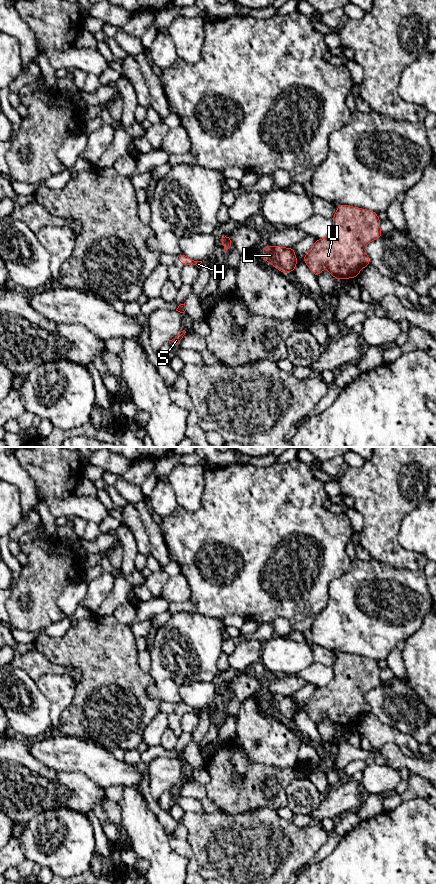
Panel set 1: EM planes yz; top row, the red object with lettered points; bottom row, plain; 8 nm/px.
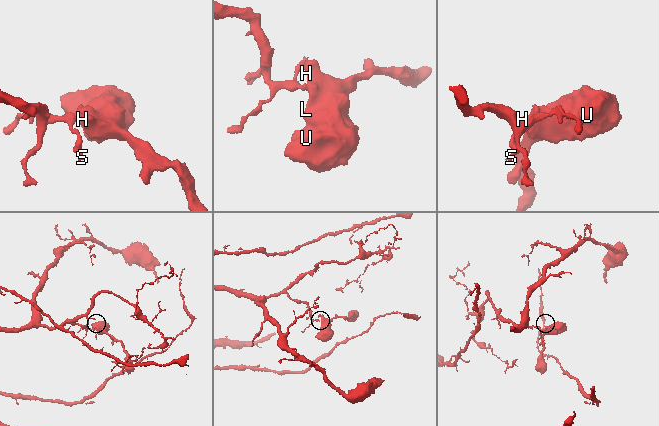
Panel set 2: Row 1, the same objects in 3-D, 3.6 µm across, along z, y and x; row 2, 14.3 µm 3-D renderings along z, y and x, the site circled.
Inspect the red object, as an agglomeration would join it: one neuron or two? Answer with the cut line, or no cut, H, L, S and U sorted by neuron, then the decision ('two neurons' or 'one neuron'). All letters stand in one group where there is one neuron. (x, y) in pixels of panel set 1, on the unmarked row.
cut in yz along (223, 692), (227, 696); H L U / S; two neurons

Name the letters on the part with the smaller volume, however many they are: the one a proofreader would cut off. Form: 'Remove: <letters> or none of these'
Remove: H, L, U

